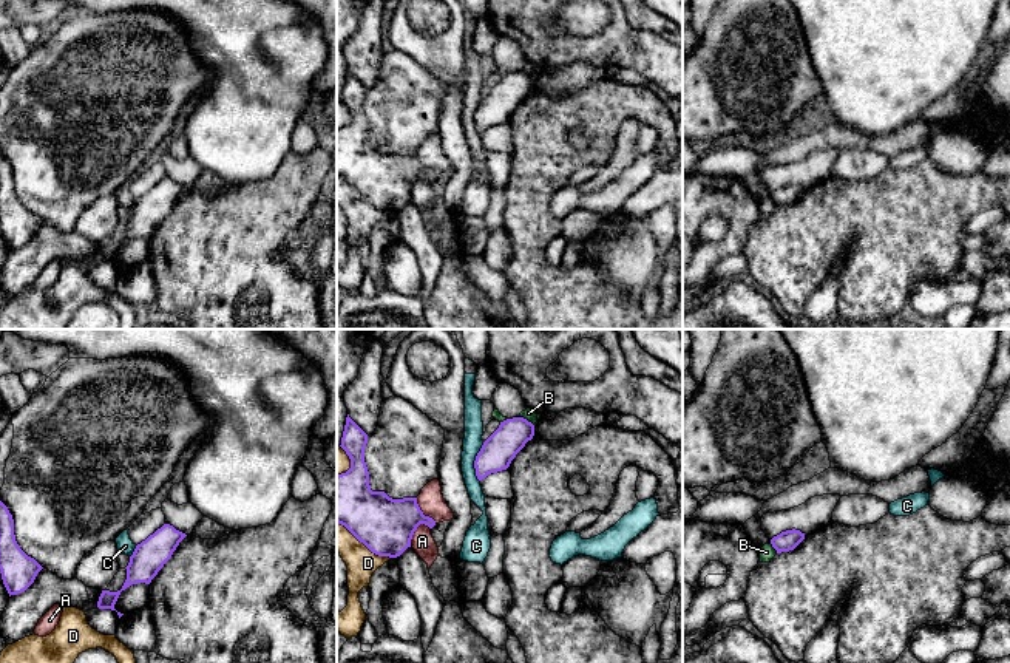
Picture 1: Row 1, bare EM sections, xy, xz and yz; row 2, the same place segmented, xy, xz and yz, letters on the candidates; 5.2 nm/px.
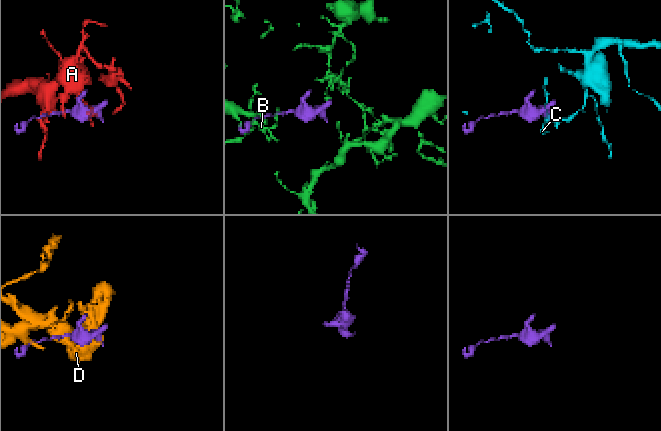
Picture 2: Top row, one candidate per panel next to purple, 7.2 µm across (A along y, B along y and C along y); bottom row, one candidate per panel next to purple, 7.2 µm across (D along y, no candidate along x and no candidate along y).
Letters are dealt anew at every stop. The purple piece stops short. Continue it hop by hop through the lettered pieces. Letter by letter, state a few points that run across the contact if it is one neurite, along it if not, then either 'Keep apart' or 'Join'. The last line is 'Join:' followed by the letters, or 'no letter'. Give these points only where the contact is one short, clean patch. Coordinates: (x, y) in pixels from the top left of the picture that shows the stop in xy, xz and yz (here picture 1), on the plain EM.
A: Keep apart
B: Keep apart
C: Line: xz (484, 96), (474, 115), (474, 129), (479, 135). Keep apart
D: Keep apart
Join: no letter

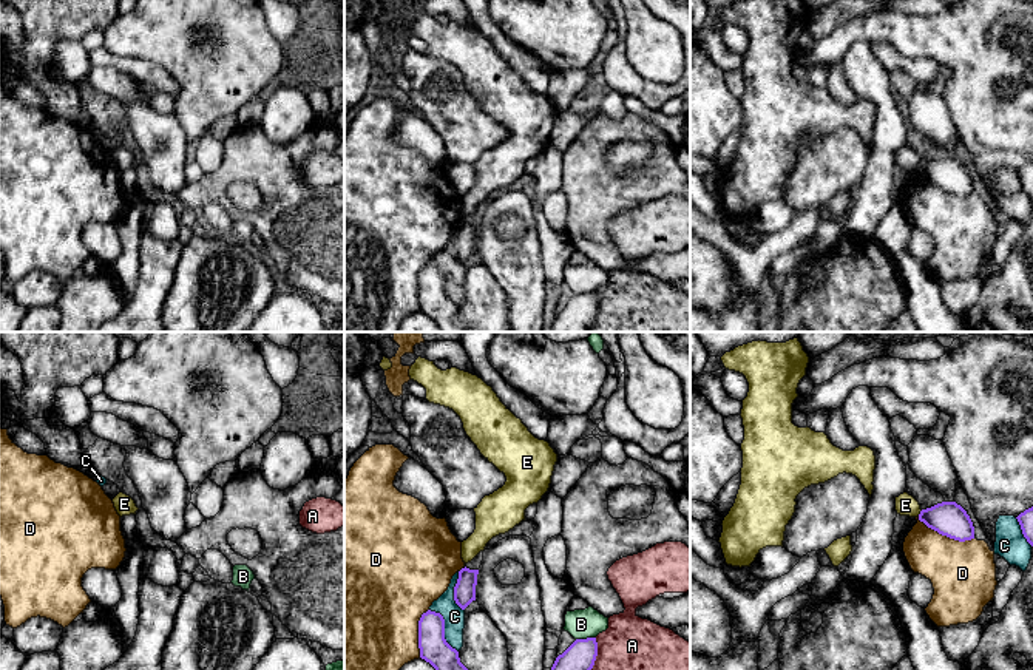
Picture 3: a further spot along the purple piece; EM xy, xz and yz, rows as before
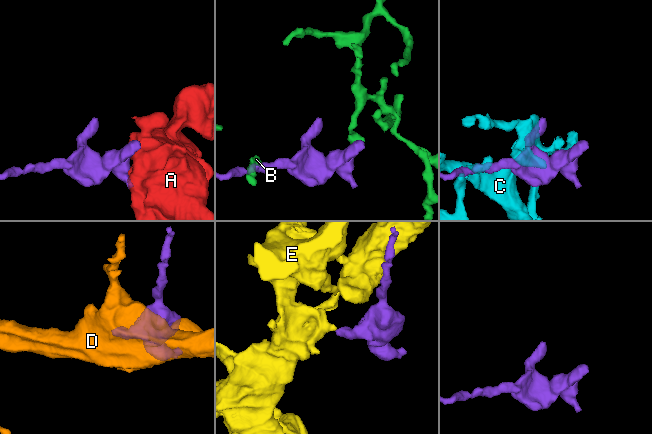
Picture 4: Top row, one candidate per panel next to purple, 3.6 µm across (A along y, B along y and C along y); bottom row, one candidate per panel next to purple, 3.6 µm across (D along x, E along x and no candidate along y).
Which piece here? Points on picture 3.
A: Keep apart
B: Keep apart
C: Keep apart
D: Keep apart
E: Line: yz (922, 164), (917, 169). Keep apart
Join: no letter

